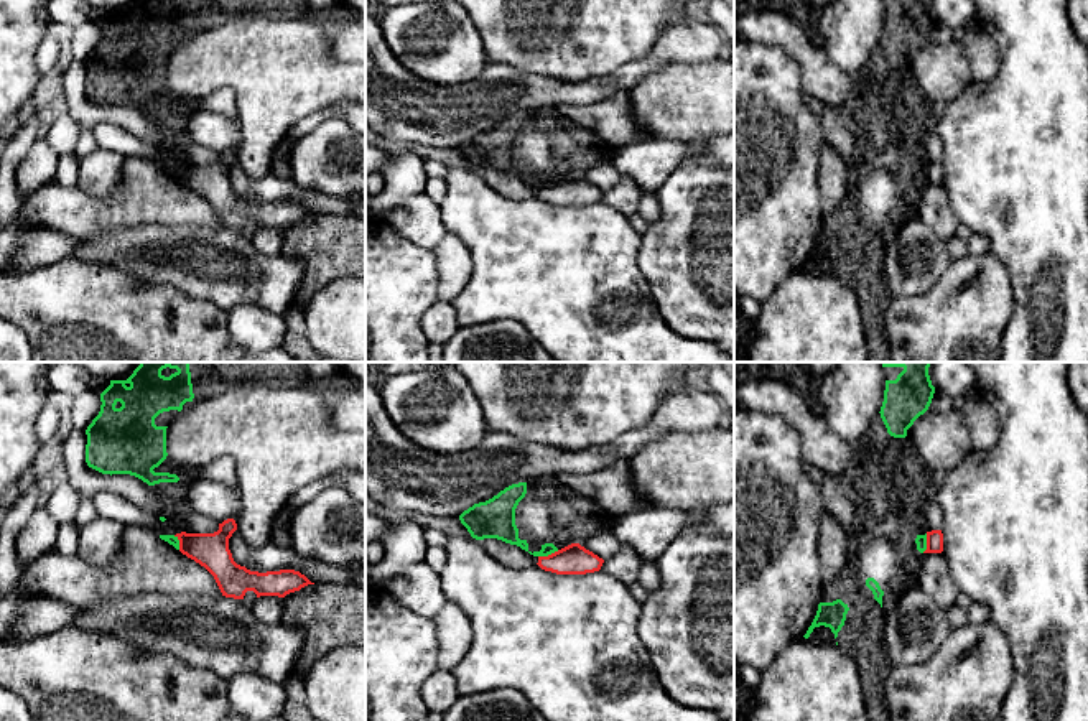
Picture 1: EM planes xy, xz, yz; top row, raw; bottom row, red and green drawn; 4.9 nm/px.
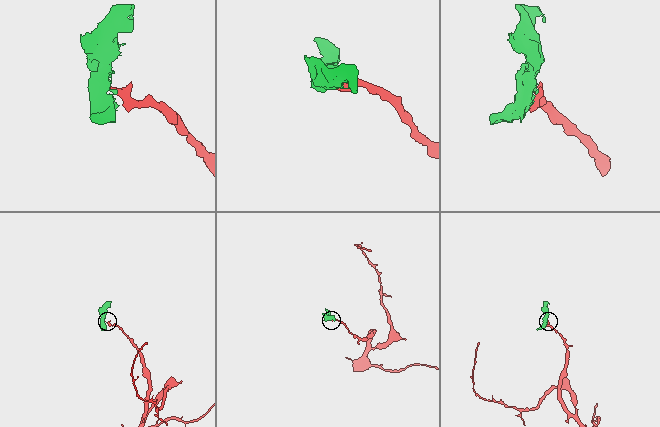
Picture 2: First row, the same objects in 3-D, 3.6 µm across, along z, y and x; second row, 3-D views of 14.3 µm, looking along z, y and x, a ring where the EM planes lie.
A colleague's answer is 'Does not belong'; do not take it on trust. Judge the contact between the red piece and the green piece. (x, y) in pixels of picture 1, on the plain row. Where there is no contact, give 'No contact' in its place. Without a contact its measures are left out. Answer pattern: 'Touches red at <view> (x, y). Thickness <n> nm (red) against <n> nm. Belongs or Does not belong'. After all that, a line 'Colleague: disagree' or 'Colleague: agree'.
Touches red at xz (548, 186). Thickness 140 nm (red) against 110 nm. Does not belong
Colleague: agree

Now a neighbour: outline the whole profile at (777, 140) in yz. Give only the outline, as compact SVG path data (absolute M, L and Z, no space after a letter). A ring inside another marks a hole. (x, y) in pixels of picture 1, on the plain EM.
M734 35L734 295L762 303L790 273L811 257L828 221L821 212L818 168L825 135L805 102L798 63L777 44Z

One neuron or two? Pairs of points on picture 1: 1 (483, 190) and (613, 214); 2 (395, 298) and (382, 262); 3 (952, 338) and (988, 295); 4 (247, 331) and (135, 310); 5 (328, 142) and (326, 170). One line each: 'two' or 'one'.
1: one
2: one
3: one
4: two
5: one

